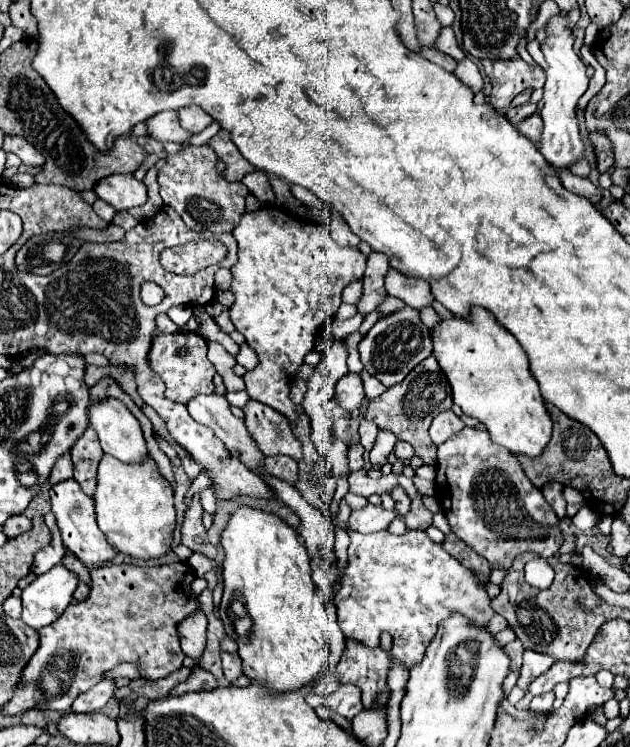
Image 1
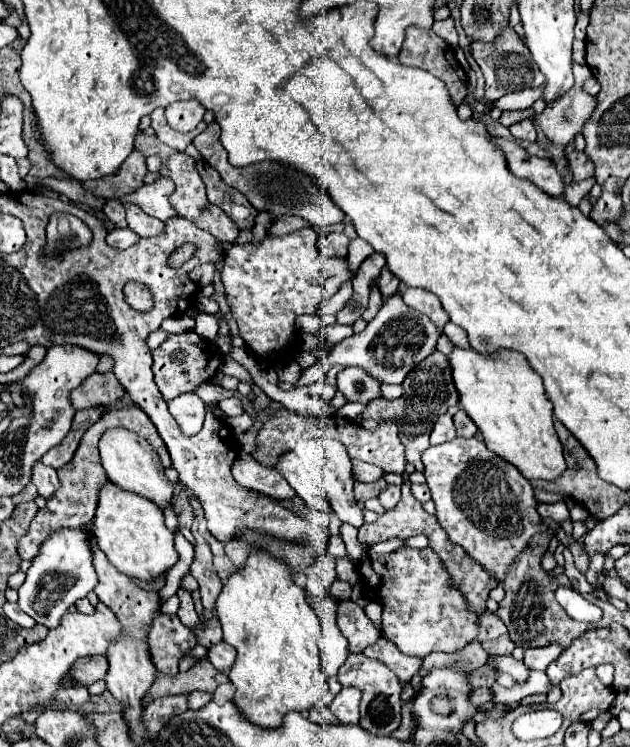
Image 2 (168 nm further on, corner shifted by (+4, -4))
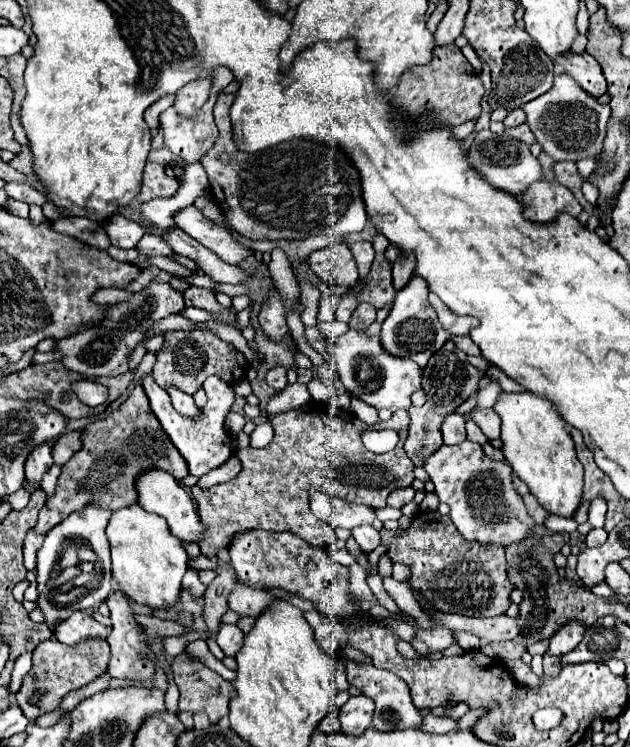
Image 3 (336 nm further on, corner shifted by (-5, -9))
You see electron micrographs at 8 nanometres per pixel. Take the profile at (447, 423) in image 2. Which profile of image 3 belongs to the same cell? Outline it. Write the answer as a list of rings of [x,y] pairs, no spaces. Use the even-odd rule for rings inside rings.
[[[457,412],[449,414],[445,420],[443,420],[443,426],[441,426],[441,432],[443,432],[443,442],[453,446],[453,444],[461,444],[465,440],[465,418]]]

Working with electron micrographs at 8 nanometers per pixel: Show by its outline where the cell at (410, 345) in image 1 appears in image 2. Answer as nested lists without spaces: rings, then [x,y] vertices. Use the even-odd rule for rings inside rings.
[[[396,293],[384,301],[376,319],[370,321],[362,333],[336,343],[328,353],[328,359],[332,365],[338,363],[344,367],[366,367],[366,371],[370,371],[370,375],[374,375],[376,379],[382,379],[382,383],[402,383],[408,371],[416,367],[416,363],[434,353],[438,337],[440,329],[424,313],[410,309],[402,301],[402,295]]]

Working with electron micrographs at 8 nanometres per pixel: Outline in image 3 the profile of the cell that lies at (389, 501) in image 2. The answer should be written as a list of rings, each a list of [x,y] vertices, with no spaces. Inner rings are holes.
[[[409,486],[409,488],[397,488],[395,492],[389,494],[387,504],[389,504],[391,508],[401,508],[403,504],[411,502],[413,496],[415,496],[415,488],[411,488],[411,486]]]

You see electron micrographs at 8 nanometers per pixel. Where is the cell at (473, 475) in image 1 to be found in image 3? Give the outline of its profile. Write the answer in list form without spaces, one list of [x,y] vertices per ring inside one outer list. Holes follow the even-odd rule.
[[[465,440],[457,446],[441,446],[435,454],[431,454],[423,468],[427,470],[429,478],[433,480],[435,484],[435,492],[439,496],[441,502],[445,502],[451,512],[451,520],[453,524],[457,526],[457,530],[461,532],[461,536],[465,540],[471,540],[471,542],[479,542],[483,546],[493,546],[493,544],[501,544],[503,548],[511,546],[511,544],[519,544],[523,542],[531,530],[535,528],[535,520],[531,520],[525,504],[523,504],[523,498],[521,494],[515,490],[515,484],[513,484],[513,468],[509,462],[501,462],[501,460],[493,460],[493,458],[487,458],[481,444],[477,442],[471,442],[471,440]]]

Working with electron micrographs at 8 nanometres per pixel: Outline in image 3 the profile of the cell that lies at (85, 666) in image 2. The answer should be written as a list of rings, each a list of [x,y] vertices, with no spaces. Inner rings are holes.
[[[45,640],[33,650],[33,668],[31,668],[31,672],[37,676],[37,680],[33,680],[31,676],[23,678],[21,690],[17,692],[17,702],[23,708],[23,714],[29,720],[35,720],[41,714],[57,710],[61,698],[67,692],[89,684],[91,680],[105,674],[107,668],[109,668],[109,644],[107,642],[87,640],[87,644],[65,646],[57,640]]]

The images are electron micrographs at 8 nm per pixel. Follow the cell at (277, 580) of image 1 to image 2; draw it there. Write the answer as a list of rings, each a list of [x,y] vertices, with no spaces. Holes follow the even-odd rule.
[[[252,549],[248,563],[224,585],[216,601],[216,617],[222,623],[224,641],[238,653],[228,677],[236,687],[232,703],[246,721],[262,729],[282,727],[286,713],[308,711],[328,693],[320,665],[320,623],[286,563]]]

